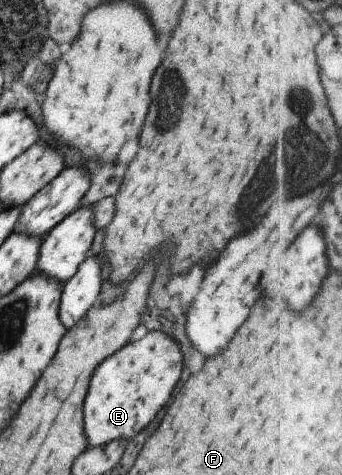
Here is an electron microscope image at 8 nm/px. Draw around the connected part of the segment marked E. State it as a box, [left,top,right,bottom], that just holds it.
[83,331,181,445]

